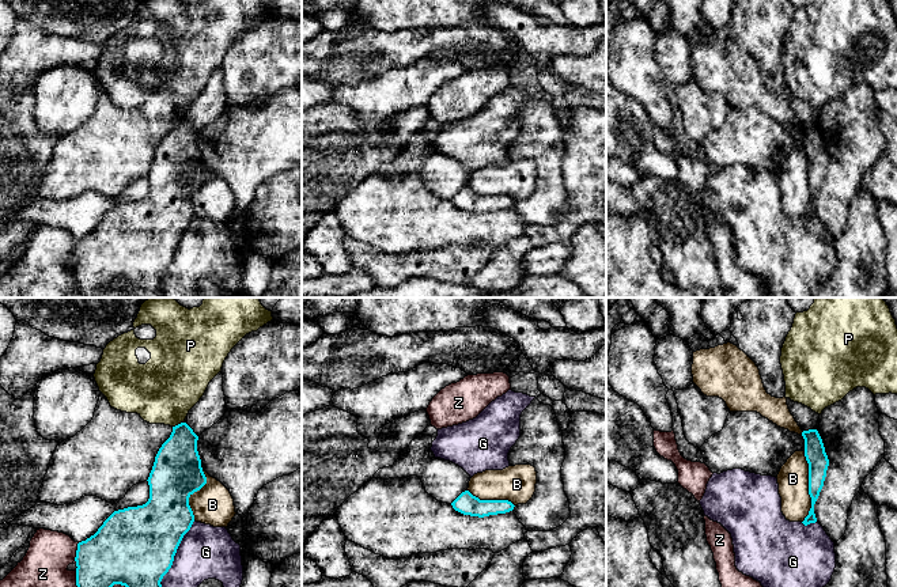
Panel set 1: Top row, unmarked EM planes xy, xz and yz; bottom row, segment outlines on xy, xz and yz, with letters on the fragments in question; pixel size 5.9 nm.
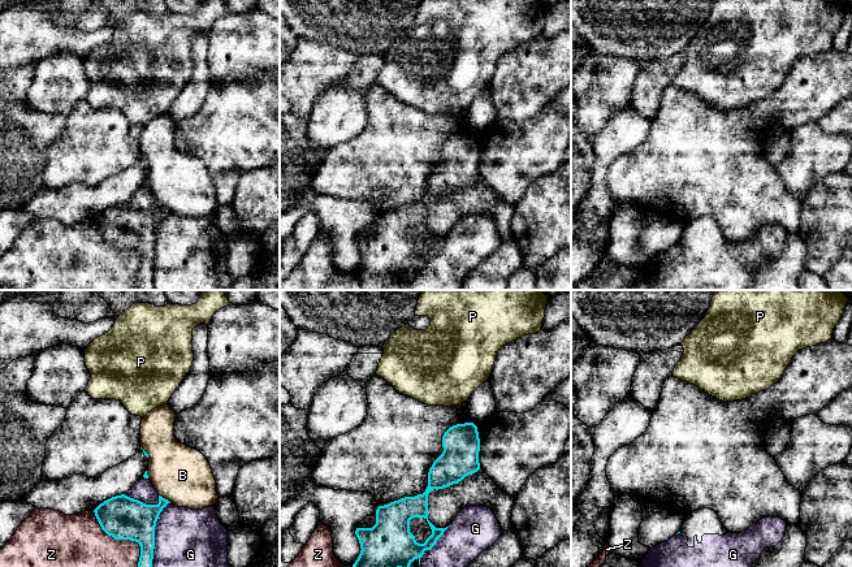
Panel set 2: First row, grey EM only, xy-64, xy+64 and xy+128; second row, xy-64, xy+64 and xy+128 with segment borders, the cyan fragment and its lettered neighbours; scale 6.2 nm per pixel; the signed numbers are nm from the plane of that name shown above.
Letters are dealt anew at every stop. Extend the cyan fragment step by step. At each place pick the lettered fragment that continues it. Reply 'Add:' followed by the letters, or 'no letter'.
Add: no letter

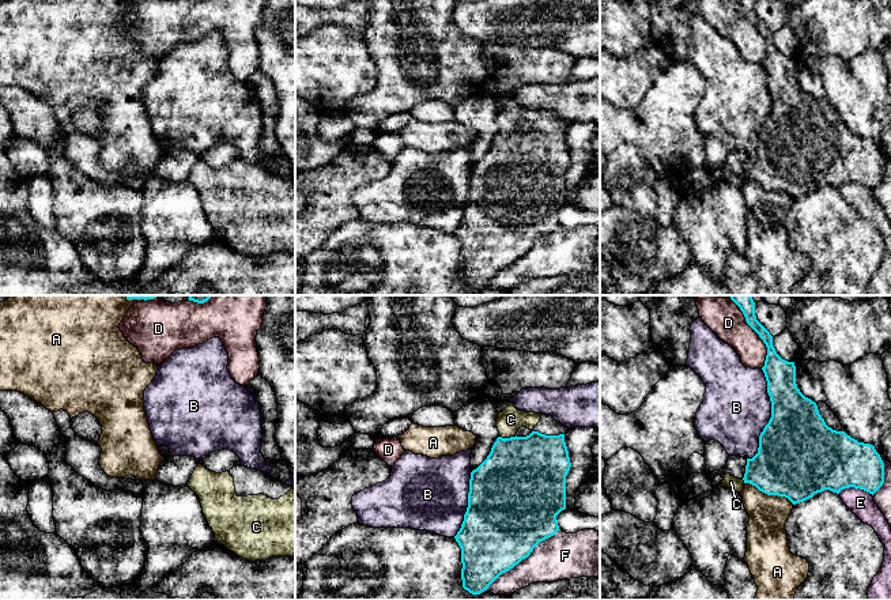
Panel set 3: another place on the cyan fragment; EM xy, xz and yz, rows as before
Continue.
Add: C

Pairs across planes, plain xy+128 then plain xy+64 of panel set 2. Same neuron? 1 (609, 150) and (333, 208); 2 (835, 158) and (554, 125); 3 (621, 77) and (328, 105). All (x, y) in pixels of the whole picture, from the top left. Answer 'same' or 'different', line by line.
1: different
2: same
3: different

